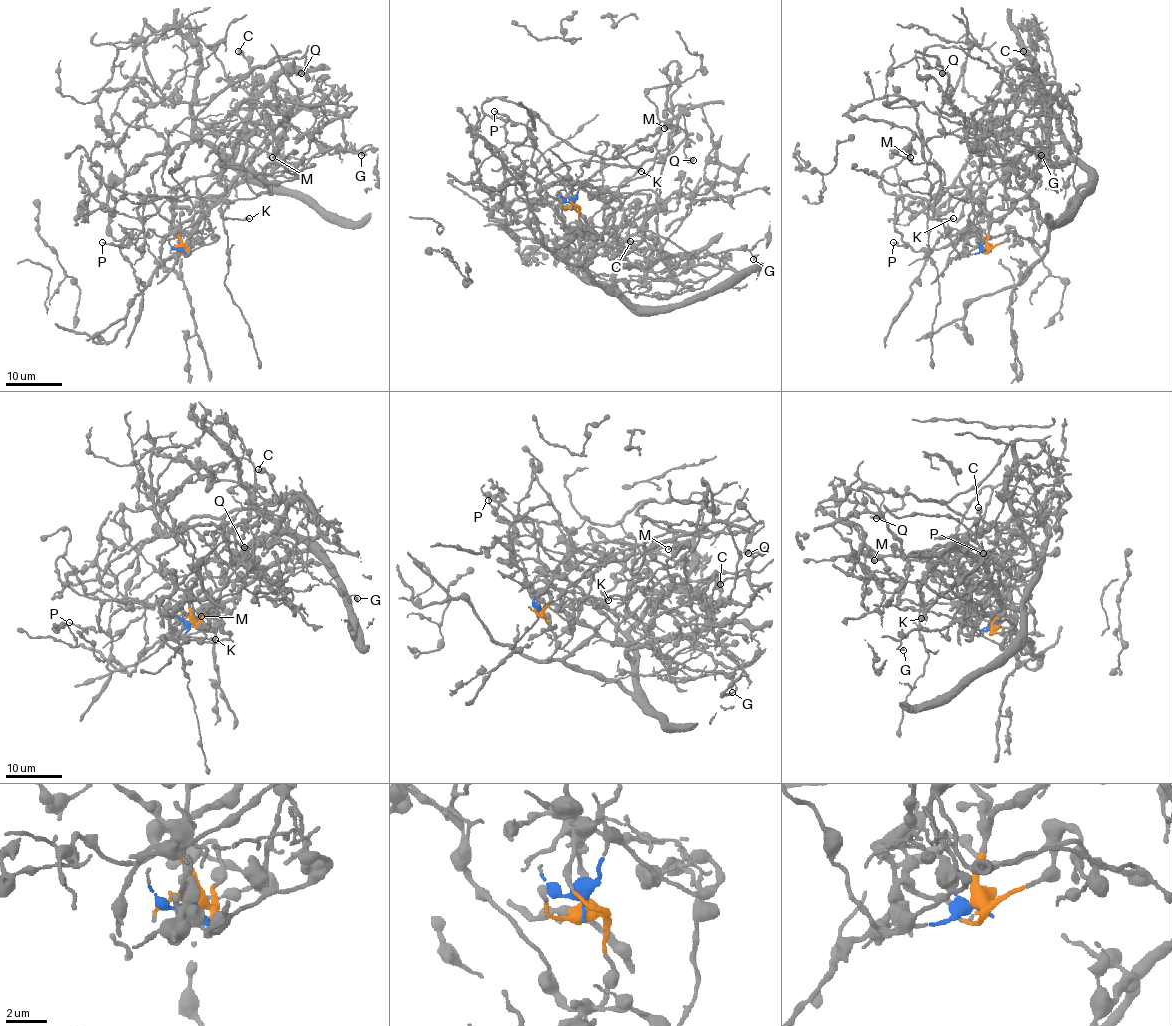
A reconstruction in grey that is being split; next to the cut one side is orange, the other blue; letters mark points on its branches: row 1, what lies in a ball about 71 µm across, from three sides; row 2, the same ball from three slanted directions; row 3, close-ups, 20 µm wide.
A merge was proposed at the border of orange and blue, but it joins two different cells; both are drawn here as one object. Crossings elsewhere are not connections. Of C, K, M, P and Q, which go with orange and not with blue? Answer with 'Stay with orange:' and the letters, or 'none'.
Stay with orange: C

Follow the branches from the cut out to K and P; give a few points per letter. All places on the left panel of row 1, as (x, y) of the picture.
K: (180, 249), (186, 256), (191, 232), (204, 216), (201, 197), (218, 181), (227, 198), (222, 216), (249, 218)
P: (180, 249), (186, 256), (191, 232), (204, 216), (197, 198), (149, 195), (133, 243), (102, 242)

